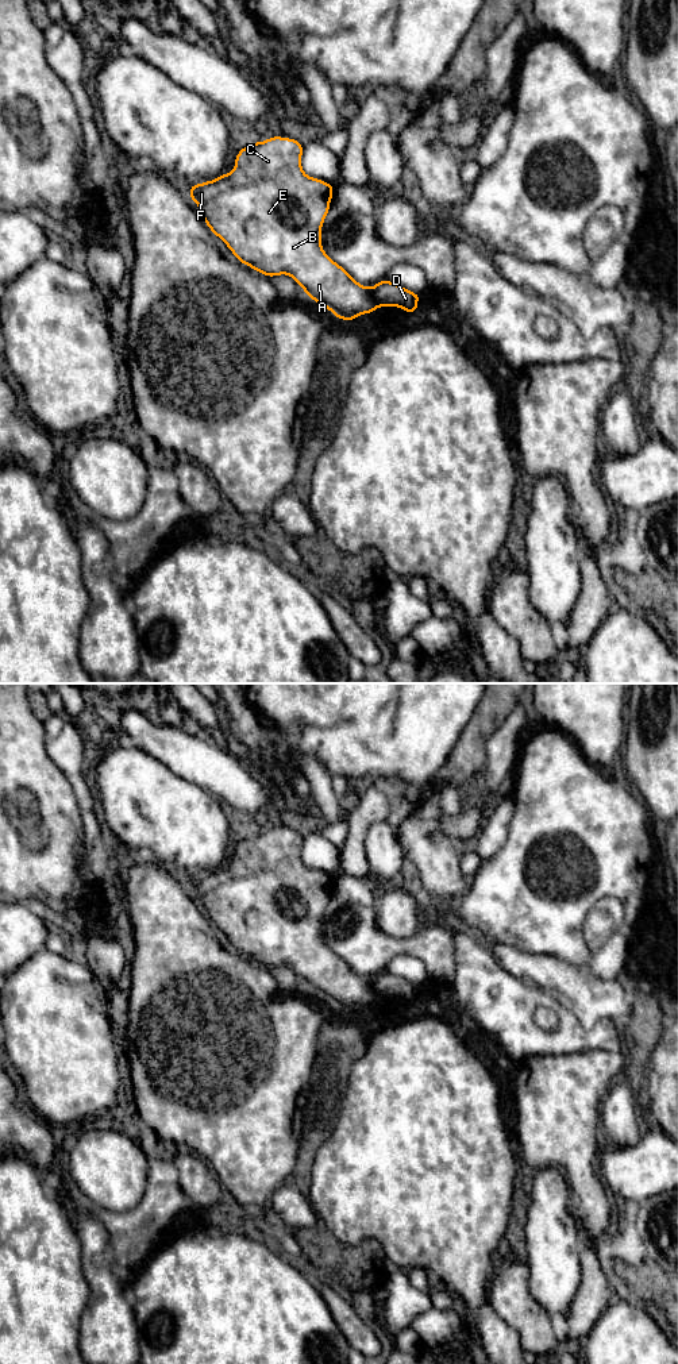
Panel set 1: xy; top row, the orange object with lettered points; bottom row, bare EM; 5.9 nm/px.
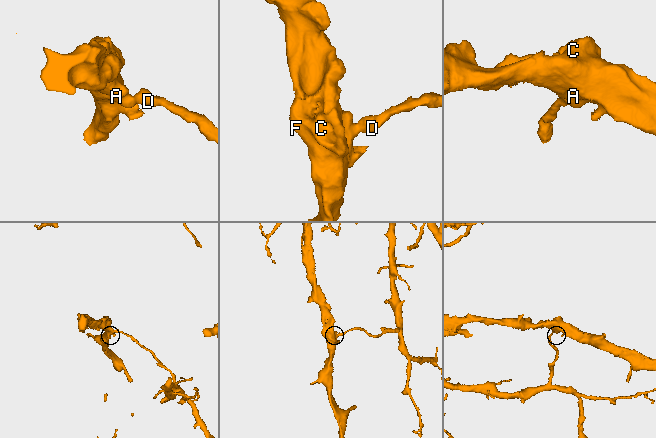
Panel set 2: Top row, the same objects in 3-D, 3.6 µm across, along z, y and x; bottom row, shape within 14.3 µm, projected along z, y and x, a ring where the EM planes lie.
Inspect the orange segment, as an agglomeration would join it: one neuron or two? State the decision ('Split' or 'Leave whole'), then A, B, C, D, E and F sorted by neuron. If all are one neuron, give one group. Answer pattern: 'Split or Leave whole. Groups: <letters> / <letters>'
Split. Groups: A B C E F / D

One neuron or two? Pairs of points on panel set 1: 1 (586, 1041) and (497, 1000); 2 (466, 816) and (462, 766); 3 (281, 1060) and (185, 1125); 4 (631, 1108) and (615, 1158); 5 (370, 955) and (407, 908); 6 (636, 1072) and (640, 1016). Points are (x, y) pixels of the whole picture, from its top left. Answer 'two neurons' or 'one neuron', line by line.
1: one neuron
2: two neurons
3: one neuron
4: two neurons
5: two neurons
6: one neuron

